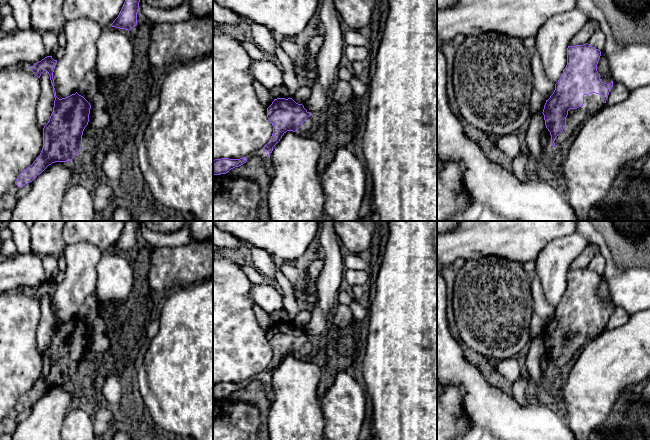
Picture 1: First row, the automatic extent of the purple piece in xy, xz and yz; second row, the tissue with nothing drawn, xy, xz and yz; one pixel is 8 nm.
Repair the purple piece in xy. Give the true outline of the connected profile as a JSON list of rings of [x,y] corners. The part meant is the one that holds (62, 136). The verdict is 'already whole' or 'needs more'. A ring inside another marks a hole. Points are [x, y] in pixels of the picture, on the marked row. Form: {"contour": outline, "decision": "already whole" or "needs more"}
{"contour": [[[47,56],[33,66],[34,75],[40,78],[47,71],[54,93],[54,107],[48,123],[43,128],[43,148],[32,165],[22,171],[9,190],[0,196],[0,211],[13,210],[17,204],[16,193],[32,182],[49,165],[71,161],[82,148],[82,135],[89,122],[90,103],[77,92],[59,99],[54,88],[53,72],[57,60]]], "decision": "needs more"}

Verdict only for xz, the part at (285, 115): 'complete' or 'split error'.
split error

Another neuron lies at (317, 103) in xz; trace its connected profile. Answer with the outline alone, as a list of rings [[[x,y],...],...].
[[[317,78],[311,87],[311,90],[312,93],[310,95],[310,98],[302,105],[310,114],[321,115],[325,112],[329,105],[326,94]]]

